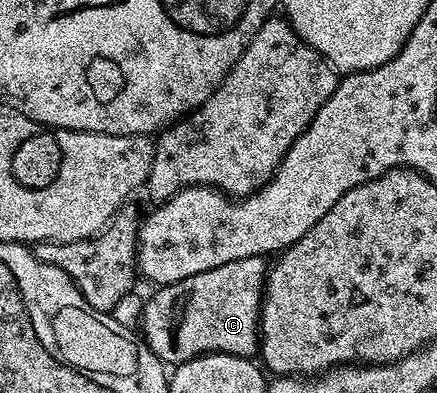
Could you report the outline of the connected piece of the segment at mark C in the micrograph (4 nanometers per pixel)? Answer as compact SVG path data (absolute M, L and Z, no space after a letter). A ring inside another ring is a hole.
M256 255L229 261L183 281L158 286L154 290L157 292L146 298L141 314L139 331L142 331L143 341L166 365L189 363L197 355L214 353L252 358L260 346L261 301L268 268L266 258Z

